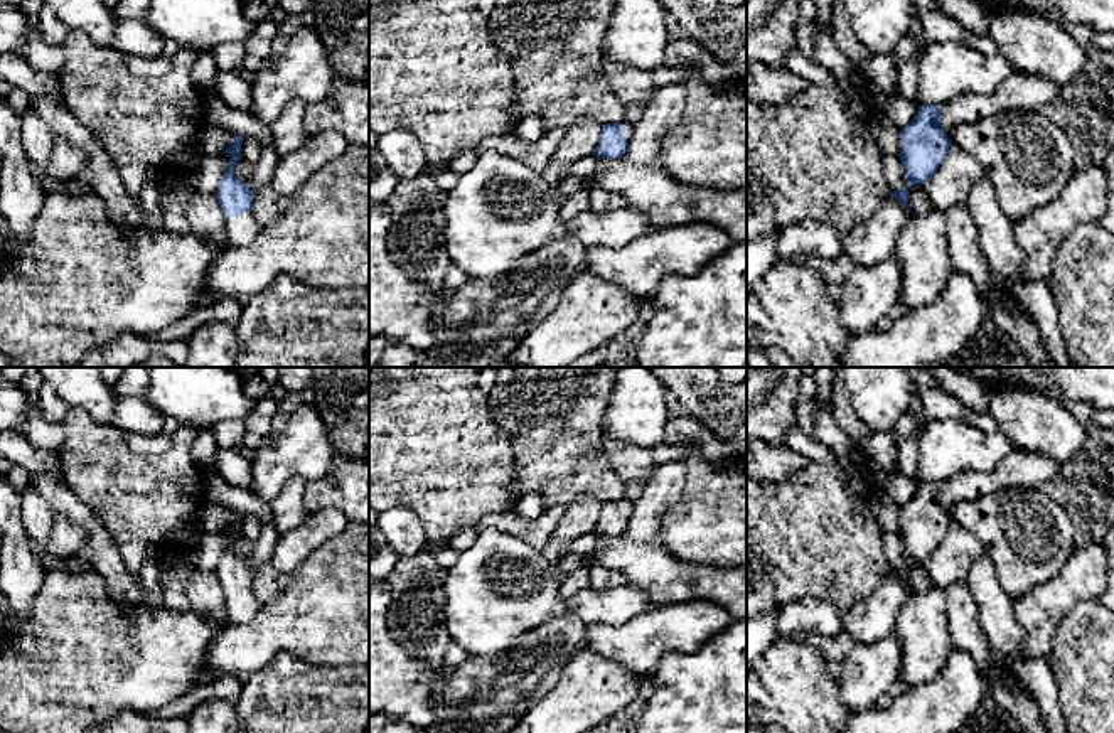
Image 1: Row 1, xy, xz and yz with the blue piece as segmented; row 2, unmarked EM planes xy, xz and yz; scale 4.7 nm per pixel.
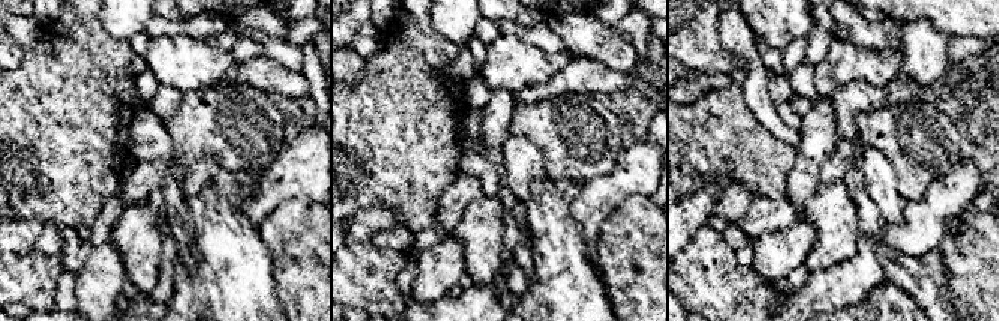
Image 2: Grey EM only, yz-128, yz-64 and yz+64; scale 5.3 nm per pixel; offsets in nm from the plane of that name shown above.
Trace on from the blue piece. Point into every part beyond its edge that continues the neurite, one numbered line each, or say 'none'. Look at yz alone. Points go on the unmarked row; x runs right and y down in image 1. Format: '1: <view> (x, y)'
none

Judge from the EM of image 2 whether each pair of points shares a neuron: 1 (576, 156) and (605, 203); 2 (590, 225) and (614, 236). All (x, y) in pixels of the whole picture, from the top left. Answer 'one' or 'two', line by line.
1: two
2: two

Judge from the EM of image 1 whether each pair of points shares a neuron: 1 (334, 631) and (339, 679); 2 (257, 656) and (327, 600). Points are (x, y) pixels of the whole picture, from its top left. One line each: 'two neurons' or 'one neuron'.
1: two neurons
2: one neuron

